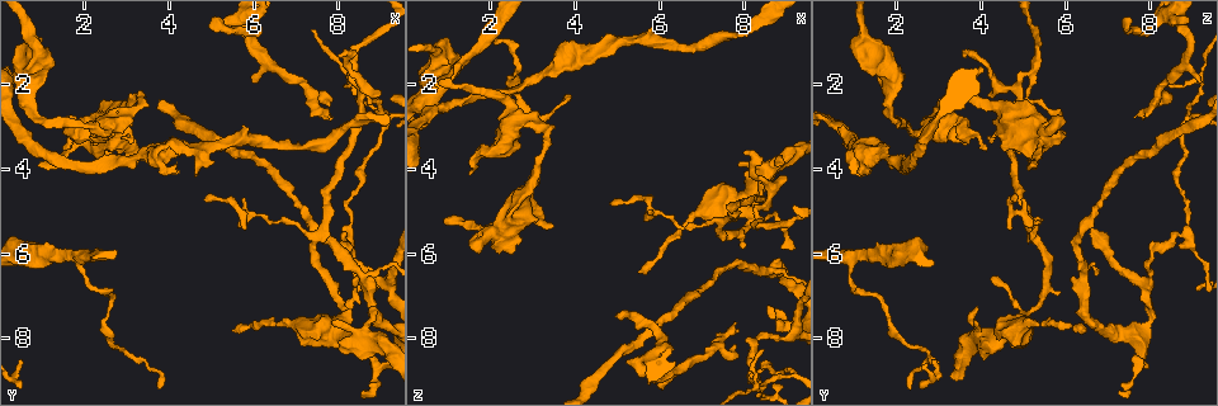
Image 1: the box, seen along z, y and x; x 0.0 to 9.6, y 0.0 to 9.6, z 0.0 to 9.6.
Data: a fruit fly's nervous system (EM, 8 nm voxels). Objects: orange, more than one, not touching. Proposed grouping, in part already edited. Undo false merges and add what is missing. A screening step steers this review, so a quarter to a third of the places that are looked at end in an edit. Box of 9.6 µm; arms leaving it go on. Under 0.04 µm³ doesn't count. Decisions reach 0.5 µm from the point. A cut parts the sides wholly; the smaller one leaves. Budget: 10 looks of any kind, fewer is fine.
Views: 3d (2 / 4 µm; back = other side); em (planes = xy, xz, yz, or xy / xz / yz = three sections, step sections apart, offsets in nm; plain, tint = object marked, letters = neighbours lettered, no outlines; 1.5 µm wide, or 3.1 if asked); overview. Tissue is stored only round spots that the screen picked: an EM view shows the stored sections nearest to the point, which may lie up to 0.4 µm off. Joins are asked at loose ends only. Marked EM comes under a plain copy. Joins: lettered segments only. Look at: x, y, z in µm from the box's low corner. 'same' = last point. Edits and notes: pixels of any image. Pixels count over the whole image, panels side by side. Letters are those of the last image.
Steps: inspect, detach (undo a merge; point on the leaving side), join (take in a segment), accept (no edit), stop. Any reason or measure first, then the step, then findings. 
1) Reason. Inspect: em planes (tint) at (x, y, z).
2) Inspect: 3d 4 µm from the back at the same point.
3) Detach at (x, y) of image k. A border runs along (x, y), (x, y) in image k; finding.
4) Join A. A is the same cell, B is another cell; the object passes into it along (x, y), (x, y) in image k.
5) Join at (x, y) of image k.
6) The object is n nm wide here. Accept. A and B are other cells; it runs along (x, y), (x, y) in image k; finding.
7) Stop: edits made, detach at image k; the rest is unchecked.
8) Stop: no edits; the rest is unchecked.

Sharp bend. Inspect: 3d 4 µm at (8.60, 2.20, 4.95).

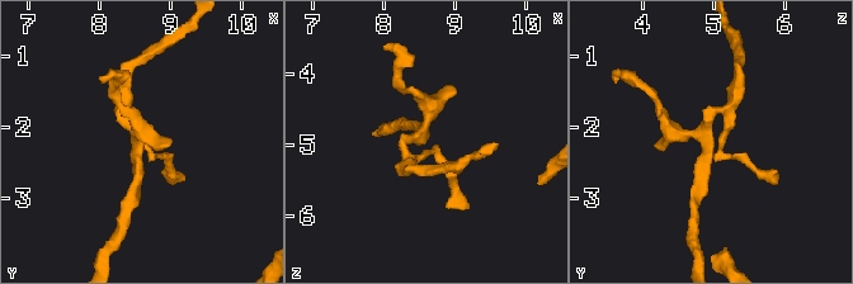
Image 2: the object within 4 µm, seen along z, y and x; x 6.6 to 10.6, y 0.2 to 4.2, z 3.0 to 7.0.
Need the tissue. Inspect: em xy step 4 (tint) at (8.55, 2.25, 4.90).

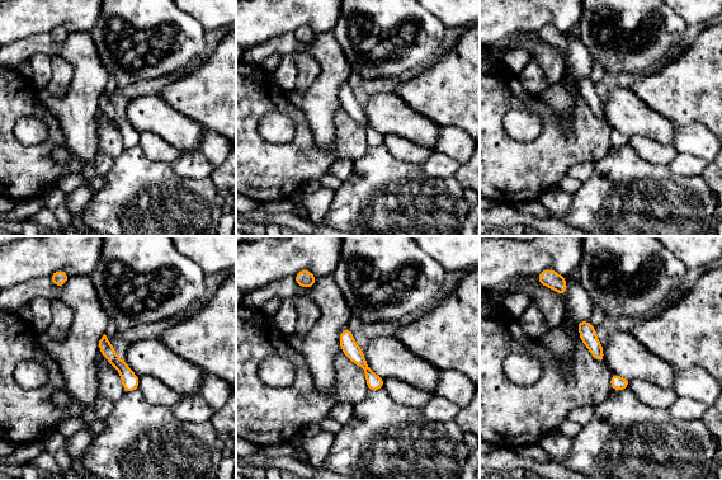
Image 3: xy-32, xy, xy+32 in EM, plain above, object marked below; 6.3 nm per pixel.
Inspect: em planes (letters) at the same point.

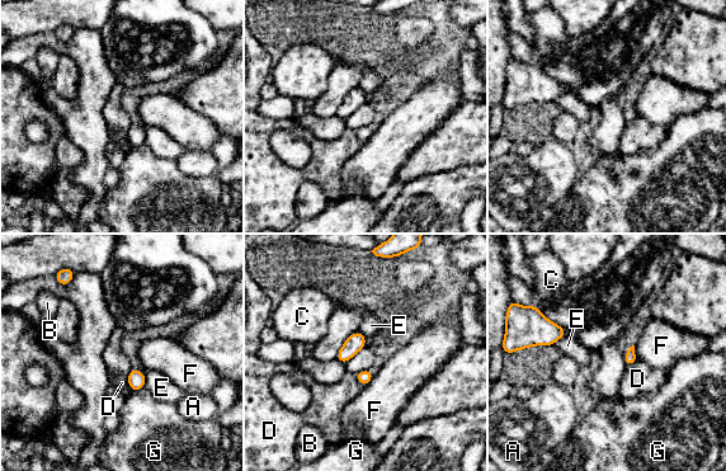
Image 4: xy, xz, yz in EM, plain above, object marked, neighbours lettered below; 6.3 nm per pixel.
Accept. A, B, C, D, E, F and G are other cells; continuous, no second neuron.

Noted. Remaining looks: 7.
Sharp bend. Inspect: 3d 2 µm at (9.10, 2.70, 8.95).

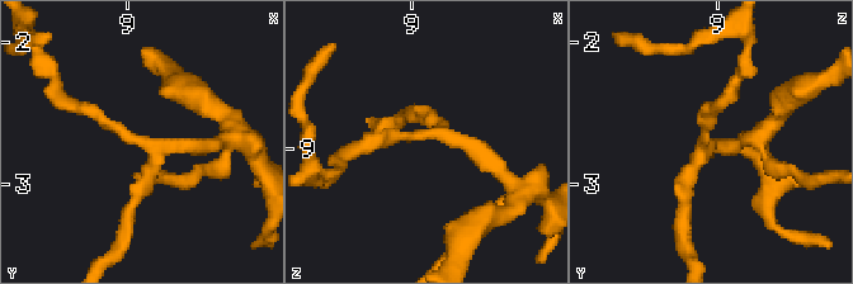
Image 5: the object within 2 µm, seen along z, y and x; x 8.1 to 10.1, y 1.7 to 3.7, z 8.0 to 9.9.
Inspect: em planes (tint) at (9.10, 2.70, 8.92).

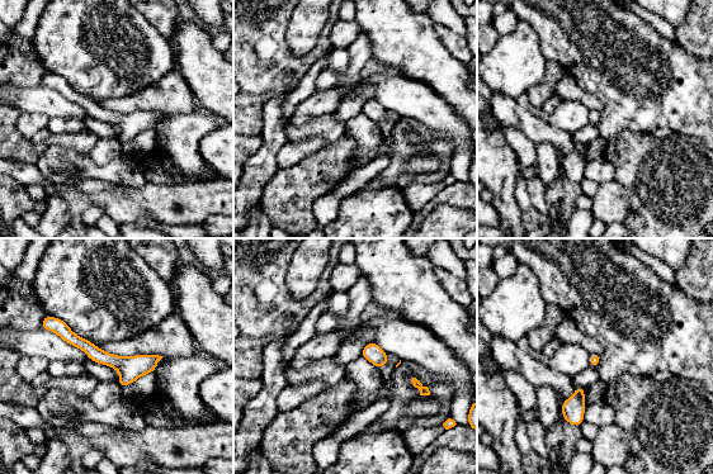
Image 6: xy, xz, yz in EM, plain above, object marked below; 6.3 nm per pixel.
See the neighbours. Inspect: em planes (letters) at the same point.

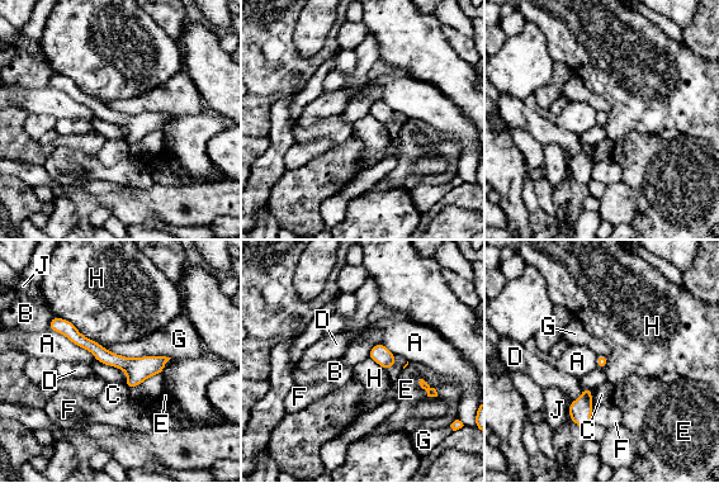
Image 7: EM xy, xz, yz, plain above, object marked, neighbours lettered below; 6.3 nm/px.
The object is 60 nm wide here. Accept. A, B, C, D, E, F, G, H and J are other cells; a border runs along (53, 316), (66, 318), (104, 347) in image 7; all the same neuron.

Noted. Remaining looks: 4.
Sharp bend. Inspect: 3d 2 µm at (3.35, 2.40, 3.25).

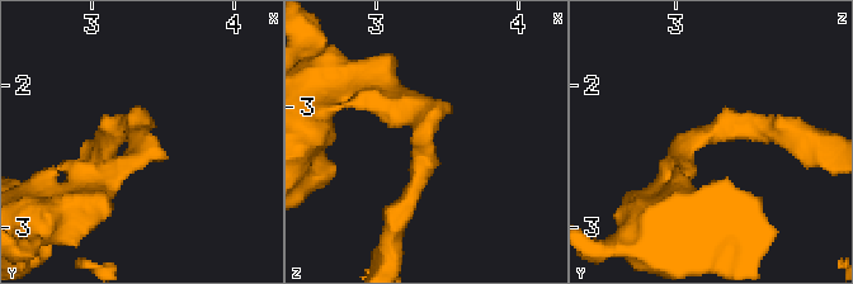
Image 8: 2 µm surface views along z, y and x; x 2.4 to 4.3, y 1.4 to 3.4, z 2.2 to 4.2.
The arms are 190, 280 nm wide. Inspect: em xz step 8 (letters) at (3.32, 2.36, 3.18).

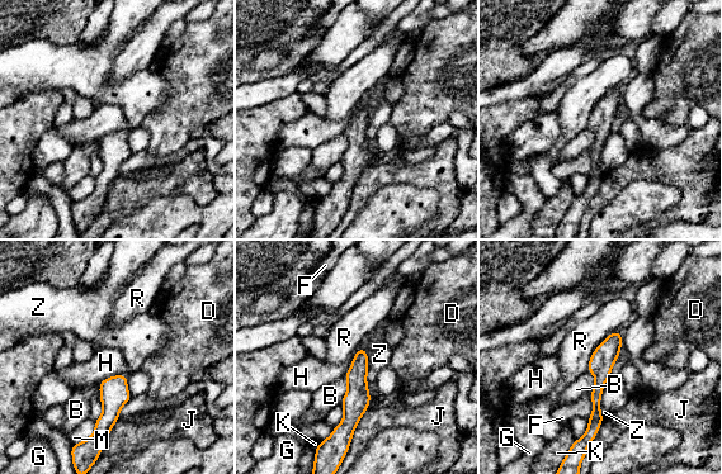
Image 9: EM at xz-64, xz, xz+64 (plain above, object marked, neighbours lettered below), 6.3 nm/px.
The object is 60 nm wide here. Accept. B, D, F, G, H, J, K, M, R and Z are other cells; a border runs along (127, 375), (109, 375), (98, 384) in image 9; continuous, no second neuron.

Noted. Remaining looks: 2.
Branch stops here. Inspect: em planes (letters) at (2.60, 3.20, 5.95).

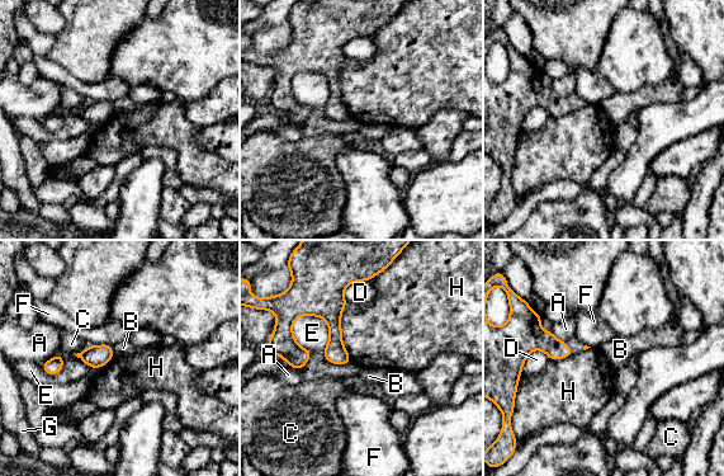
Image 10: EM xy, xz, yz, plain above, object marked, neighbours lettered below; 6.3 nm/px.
The longest contact is with E, 460 nm. Accept. A, B, C, D, E, F, G and H are other cells; a border runs along (346, 302), (341, 342), (351, 361) in image 10; no lettered segment goes on from it.

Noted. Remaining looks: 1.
Stop: no edits; the rest is unchecked.

